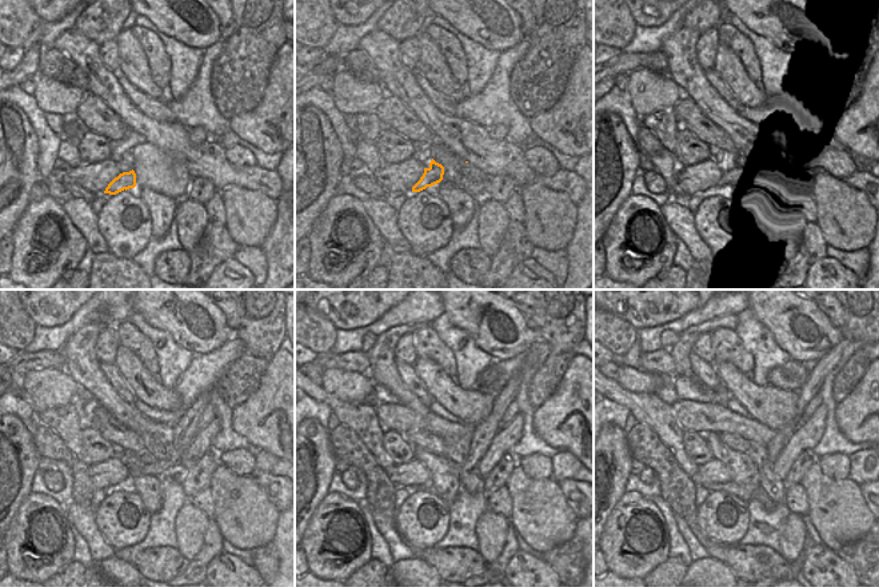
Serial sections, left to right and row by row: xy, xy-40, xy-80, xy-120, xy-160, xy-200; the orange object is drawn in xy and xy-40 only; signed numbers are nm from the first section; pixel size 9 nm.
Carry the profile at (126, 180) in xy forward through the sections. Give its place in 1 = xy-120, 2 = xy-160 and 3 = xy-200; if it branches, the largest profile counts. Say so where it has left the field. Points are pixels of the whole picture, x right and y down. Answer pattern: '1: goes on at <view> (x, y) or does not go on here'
1: goes on at xy-120 (143, 463)
2: goes on at xy-160 (483, 432)
3: goes on at xy-200 (835, 359)

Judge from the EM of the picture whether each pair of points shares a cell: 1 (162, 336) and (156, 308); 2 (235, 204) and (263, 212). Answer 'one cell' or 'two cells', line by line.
1: two cells
2: one cell

